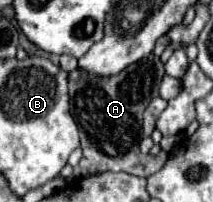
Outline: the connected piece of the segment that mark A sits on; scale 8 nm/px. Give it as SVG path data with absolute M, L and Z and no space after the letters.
M149 55L111 77L99 77L79 67L69 73L71 115L79 125L83 149L83 157L73 169L77 179L105 171L125 171L135 177L149 177L165 165L169 157L167 153L161 151L159 155L143 155L139 151L143 111L155 97L159 97L163 77L165 63L157 55Z

